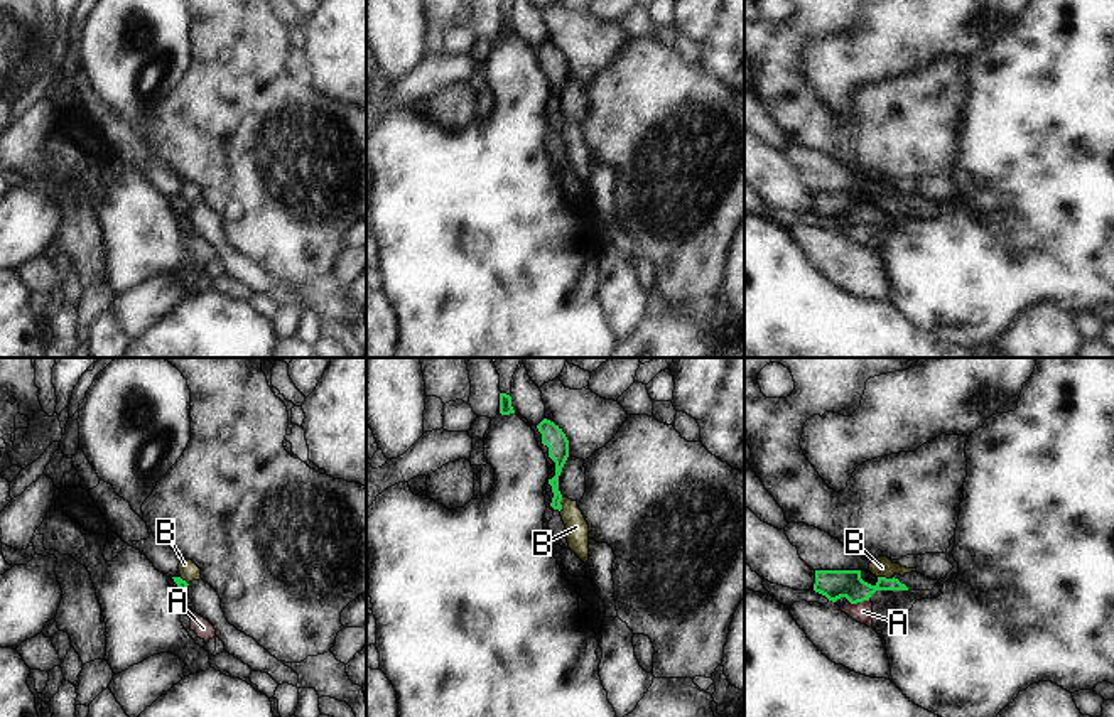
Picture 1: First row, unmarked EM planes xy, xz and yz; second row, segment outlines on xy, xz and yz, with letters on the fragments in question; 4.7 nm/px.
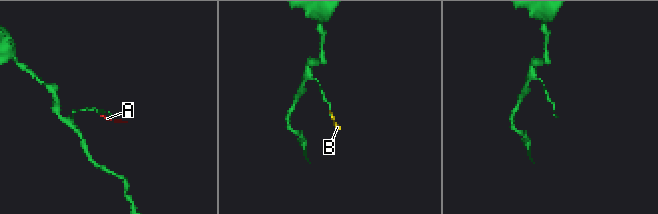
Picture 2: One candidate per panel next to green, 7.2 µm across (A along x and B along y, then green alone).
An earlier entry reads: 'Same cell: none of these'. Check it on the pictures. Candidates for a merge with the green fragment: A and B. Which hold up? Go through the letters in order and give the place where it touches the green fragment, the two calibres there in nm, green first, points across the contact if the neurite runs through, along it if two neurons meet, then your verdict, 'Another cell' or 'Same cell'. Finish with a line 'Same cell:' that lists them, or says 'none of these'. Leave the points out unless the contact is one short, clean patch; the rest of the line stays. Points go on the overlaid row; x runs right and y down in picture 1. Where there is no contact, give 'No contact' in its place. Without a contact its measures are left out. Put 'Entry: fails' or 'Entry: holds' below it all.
A: Touches green at yz (858, 601). Thickness 140 nm (green) against 100 nm. Boundary: yz (868, 599), (849, 603). Another cell
B: Touches green at yz (885, 577). Thickness 140 nm (green) against 100 nm. Boundary: yz (878, 576), (893, 577). Another cell
Same cell: none of these
Entry: holds

